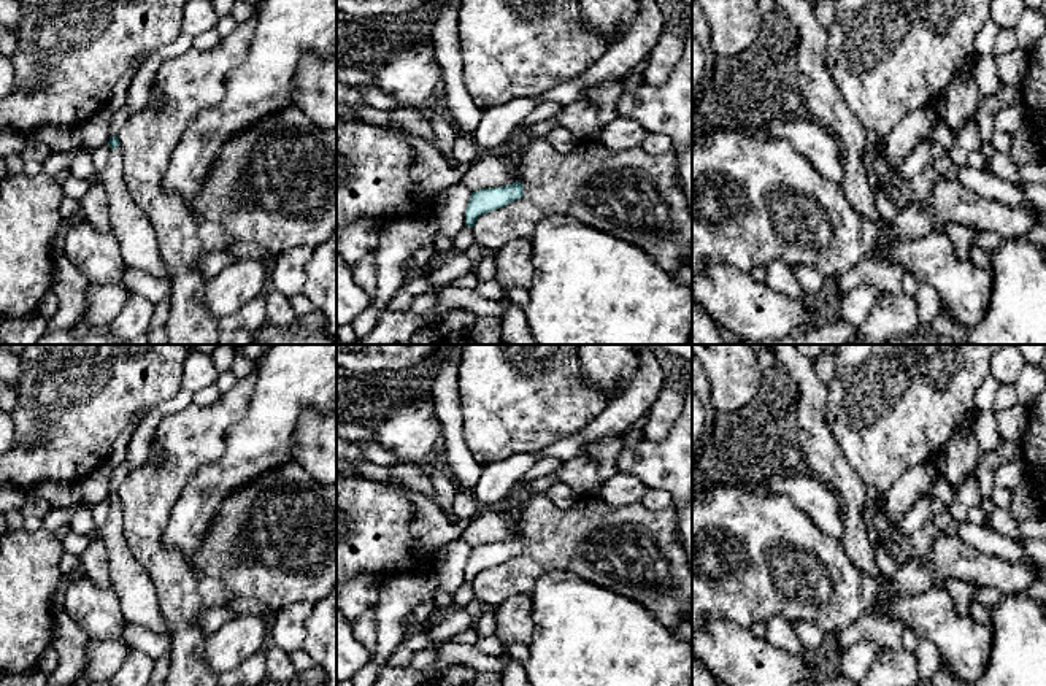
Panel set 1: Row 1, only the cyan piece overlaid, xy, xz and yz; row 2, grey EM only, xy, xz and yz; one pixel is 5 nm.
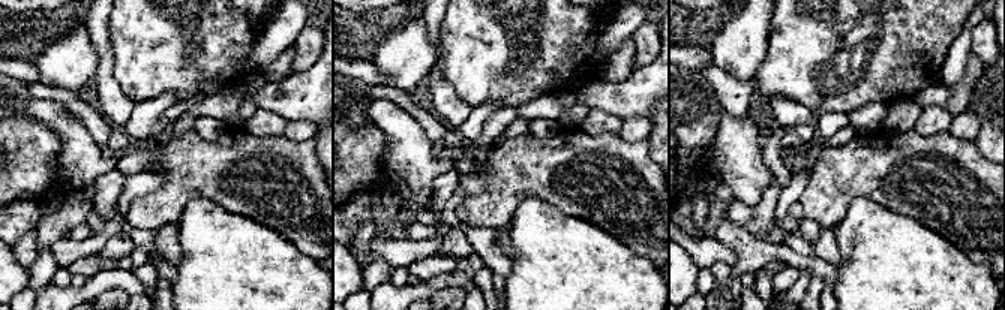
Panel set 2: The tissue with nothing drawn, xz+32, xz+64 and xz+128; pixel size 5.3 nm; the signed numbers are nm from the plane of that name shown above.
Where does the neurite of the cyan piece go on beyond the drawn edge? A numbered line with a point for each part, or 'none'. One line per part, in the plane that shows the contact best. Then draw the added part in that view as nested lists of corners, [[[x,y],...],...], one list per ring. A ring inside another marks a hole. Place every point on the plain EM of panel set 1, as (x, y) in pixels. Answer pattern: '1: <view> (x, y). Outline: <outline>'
1: xy (134, 586). Outline: [[[121,502],[111,507],[106,524],[95,537],[106,548],[113,591],[119,597],[125,621],[144,626],[159,635],[170,635],[170,627],[159,608],[156,586],[125,541]]]

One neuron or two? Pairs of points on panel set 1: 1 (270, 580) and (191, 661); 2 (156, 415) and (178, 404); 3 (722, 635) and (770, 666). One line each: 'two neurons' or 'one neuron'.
1: one neuron
2: one neuron
3: one neuron

